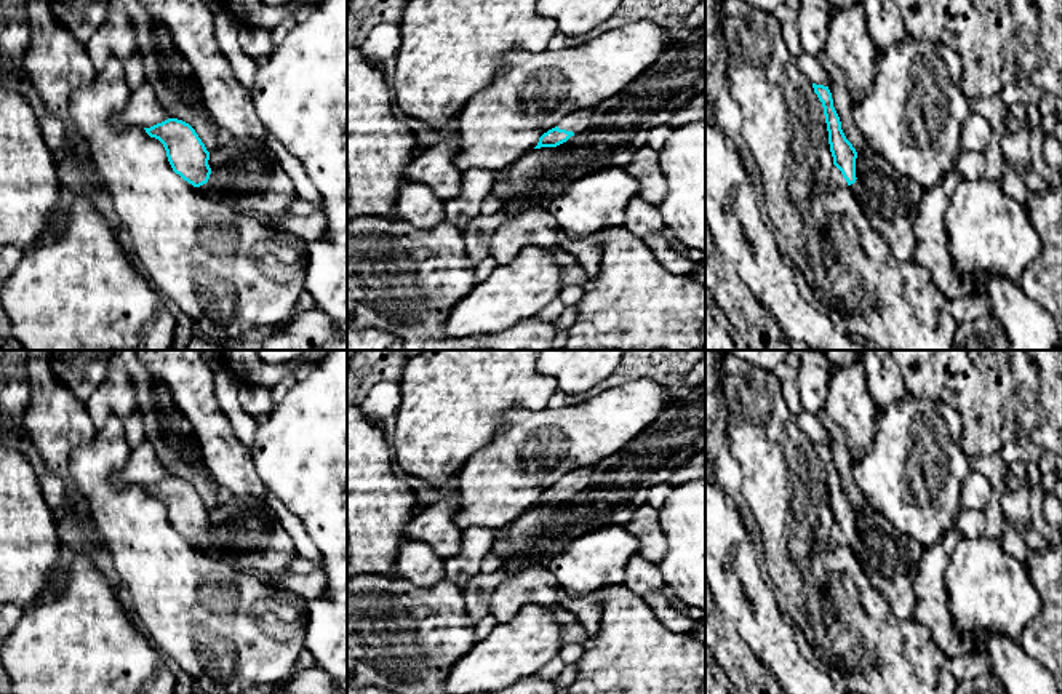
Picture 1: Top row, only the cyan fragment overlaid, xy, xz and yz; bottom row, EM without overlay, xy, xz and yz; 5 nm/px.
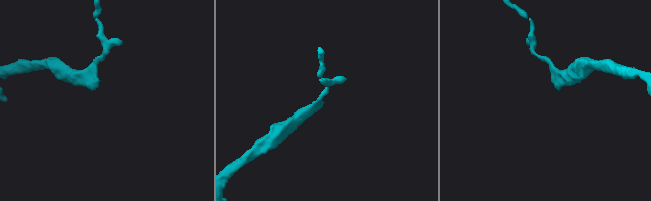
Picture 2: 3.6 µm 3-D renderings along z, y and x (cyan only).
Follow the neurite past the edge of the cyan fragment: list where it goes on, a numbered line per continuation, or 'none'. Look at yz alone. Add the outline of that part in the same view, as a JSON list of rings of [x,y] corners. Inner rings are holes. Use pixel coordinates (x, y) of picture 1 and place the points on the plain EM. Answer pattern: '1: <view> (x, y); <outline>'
1: yz (837, 534); [[[833,524],[832,528],[832,537],[838,545],[849,545],[841,529],[836,524]]]

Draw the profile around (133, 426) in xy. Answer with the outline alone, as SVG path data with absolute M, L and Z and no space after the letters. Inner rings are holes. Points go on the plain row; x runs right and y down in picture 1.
M138 411L123 419L123 430L126 443L131 449L136 449L146 443L144 416Z

